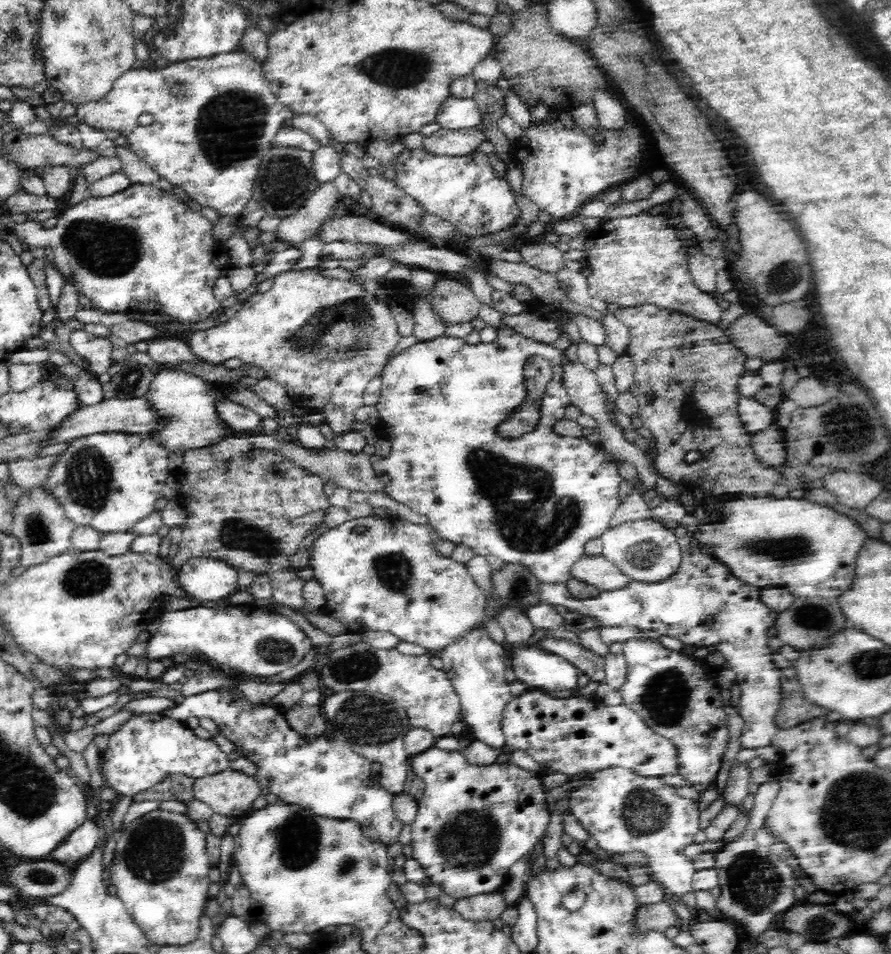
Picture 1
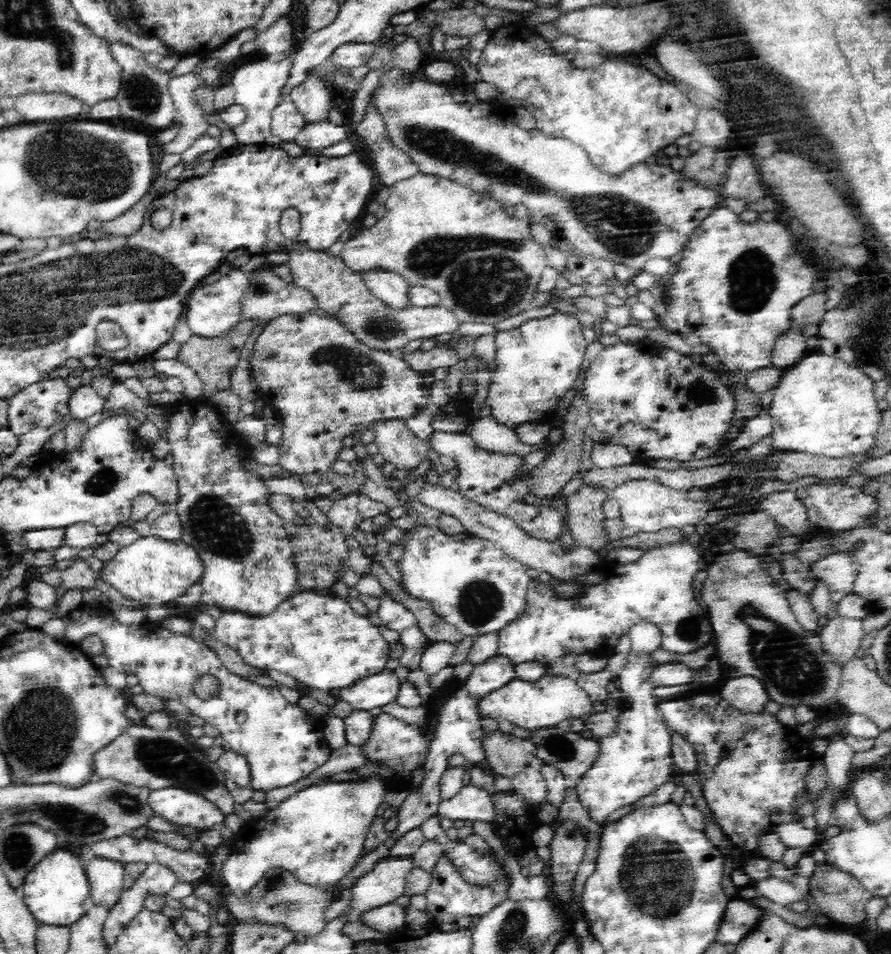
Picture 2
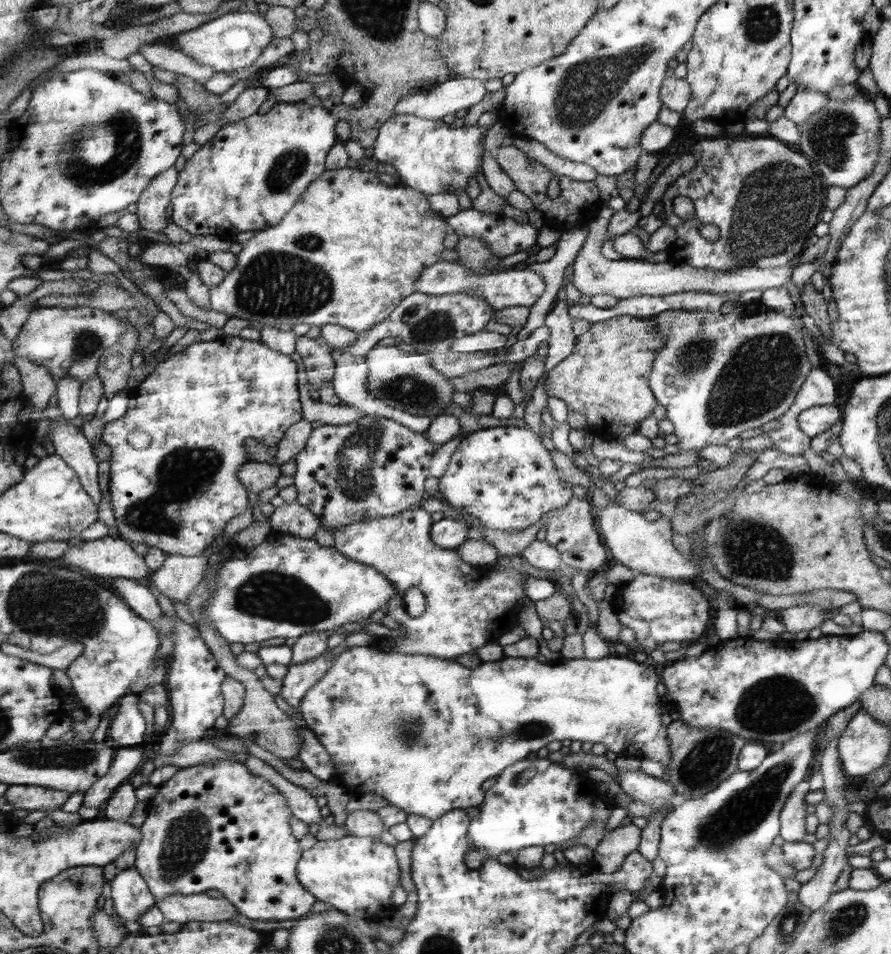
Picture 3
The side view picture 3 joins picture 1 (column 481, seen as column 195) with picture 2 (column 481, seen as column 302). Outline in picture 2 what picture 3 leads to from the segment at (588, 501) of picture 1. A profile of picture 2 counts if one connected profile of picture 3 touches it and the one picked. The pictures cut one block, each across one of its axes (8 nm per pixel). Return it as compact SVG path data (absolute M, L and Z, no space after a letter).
M557 312L507 331L497 331L496 374L491 380L490 394L480 408L480 419L492 415L498 423L514 430L524 422L536 422L540 412L546 416L546 406L542 404L548 404L548 412L554 410L582 370L588 346L582 327L573 314Z

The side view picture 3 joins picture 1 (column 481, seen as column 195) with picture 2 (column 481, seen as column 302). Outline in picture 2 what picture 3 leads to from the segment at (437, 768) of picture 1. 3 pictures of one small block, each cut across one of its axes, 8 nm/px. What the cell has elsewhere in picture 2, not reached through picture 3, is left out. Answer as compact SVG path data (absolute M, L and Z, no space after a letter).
M442 854L436 860L430 874L432 875L432 882L430 882L430 886L424 894L427 898L425 911L430 912L430 914L438 914L438 912L444 912L444 914L468 914L468 916L475 916L475 919L476 914L478 914L479 918L496 908L503 900L506 900L506 890L510 886L508 880L502 880L502 882L496 880L488 885L468 884L467 880L464 880L463 873L459 872L458 868L455 868L455 864L452 864L445 854Z

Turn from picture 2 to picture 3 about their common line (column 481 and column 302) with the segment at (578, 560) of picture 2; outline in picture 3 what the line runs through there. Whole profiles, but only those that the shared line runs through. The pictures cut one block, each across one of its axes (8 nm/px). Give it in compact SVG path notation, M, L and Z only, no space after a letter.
M297 500L285 502L283 505L274 509L273 514L270 516L270 526L272 532L286 533L295 537L312 539L314 533L322 527L320 518L304 505L300 504Z

